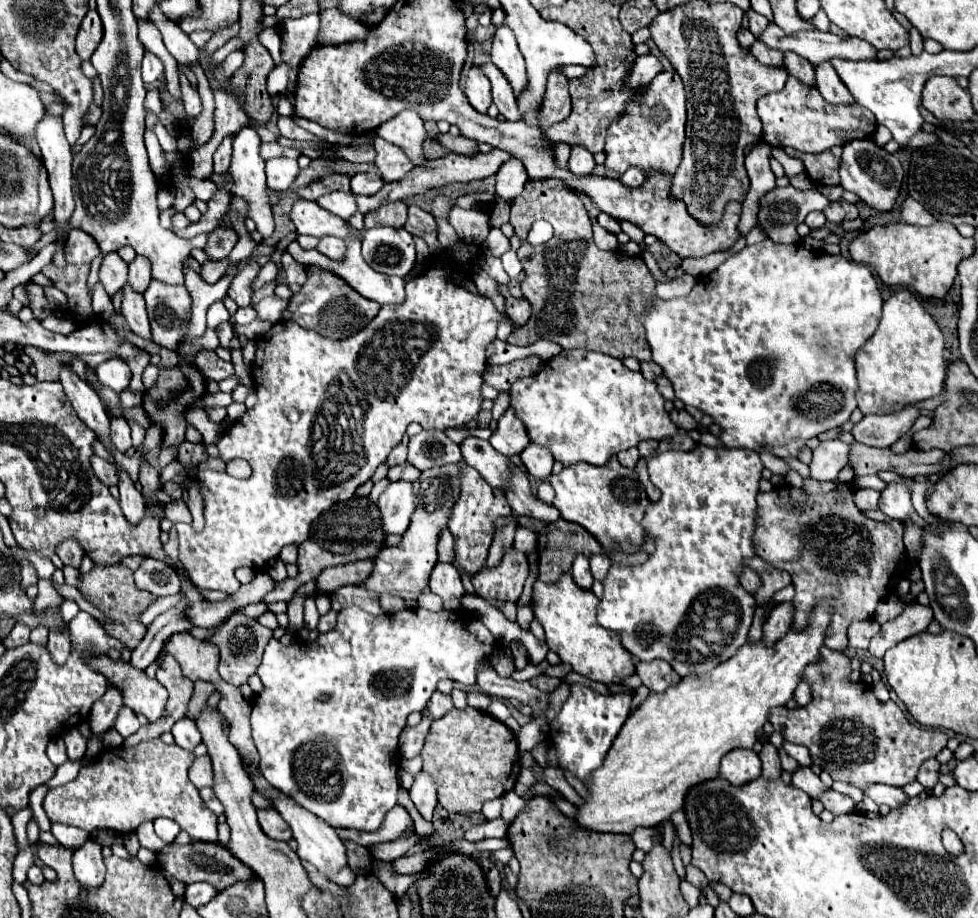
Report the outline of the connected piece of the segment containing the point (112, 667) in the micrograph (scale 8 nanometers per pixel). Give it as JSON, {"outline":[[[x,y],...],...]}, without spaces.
{"outline":[[[92,658],[92,666],[96,666],[96,670],[100,670],[114,686],[122,690],[124,704],[128,708],[144,714],[150,724],[162,718],[168,694],[156,678],[148,678],[144,672],[132,670],[130,664],[112,662],[110,658]]]}

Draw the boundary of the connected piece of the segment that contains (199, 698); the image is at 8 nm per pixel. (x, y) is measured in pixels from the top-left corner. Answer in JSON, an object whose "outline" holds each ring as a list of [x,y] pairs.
{"outline":[[[194,682],[194,696],[192,696],[192,702],[188,706],[188,718],[196,720],[196,710],[200,710],[200,706],[206,704],[208,696],[210,696],[210,684],[208,682]]]}

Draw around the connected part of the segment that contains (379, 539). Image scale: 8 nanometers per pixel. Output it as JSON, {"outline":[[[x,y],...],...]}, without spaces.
{"outline":[[[354,496],[346,502],[334,504],[330,510],[320,514],[320,518],[316,518],[316,522],[312,522],[310,530],[312,532],[310,532],[308,542],[300,544],[298,576],[277,582],[276,588],[264,596],[264,603],[278,602],[278,600],[288,602],[298,586],[302,586],[310,580],[316,580],[324,568],[358,562],[358,560],[374,560],[378,556],[378,552],[384,548],[384,538],[386,538],[386,532],[382,530],[378,506],[370,498],[358,498],[358,496]]]}

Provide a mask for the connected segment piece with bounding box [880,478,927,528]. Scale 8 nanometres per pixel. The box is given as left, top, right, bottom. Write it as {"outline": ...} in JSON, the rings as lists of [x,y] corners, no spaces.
{"outline":[[[902,478],[900,484],[888,484],[882,490],[880,496],[880,510],[900,522],[914,522],[920,527],[927,526],[927,523],[916,514],[912,502],[910,502],[910,488],[906,486],[908,478]]]}

